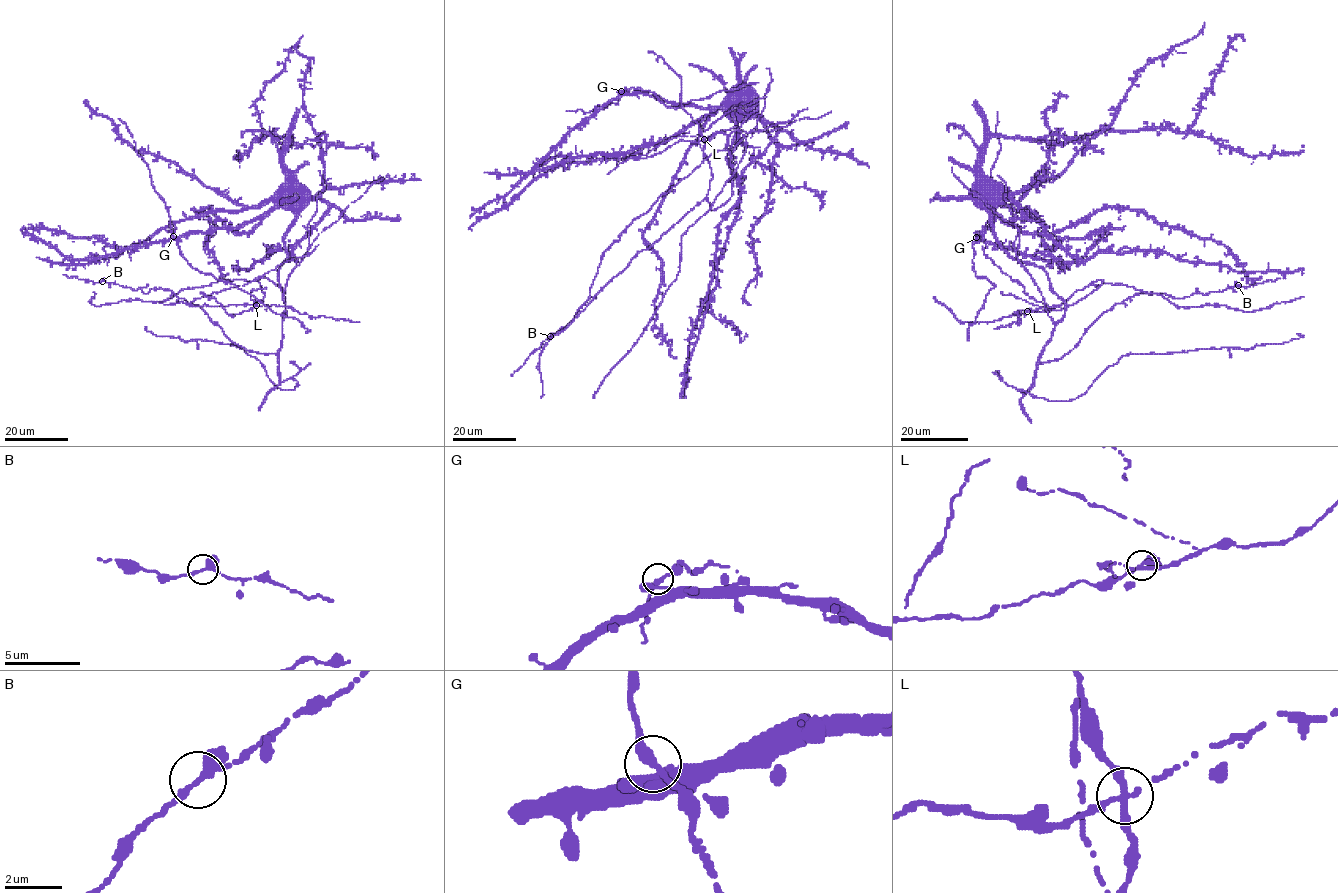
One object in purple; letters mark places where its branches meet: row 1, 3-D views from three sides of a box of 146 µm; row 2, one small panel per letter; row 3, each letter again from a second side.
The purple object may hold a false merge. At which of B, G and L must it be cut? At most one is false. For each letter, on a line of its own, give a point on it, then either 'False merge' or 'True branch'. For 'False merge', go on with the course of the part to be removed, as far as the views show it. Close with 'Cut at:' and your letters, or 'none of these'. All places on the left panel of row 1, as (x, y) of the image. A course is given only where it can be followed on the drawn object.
B: Place: (102, 281). True branch
G: Place: (173, 236). True branch
L: Place: (256, 305). False merge. Course of the part to remove: (256, 305), (202, 306), (189, 303), (197, 298), (262, 277), (278, 265), (308, 254), (319, 244)
Cut at: L

